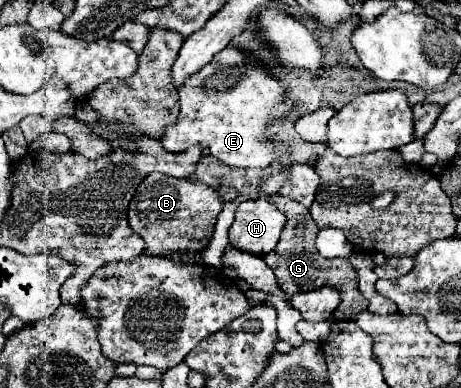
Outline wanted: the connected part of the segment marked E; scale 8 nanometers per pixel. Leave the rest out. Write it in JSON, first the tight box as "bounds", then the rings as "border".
{"bounds":[159,46,293,168],"border":[[[227,46],[219,54],[215,54],[213,60],[195,74],[195,84],[183,84],[179,88],[179,96],[181,96],[181,112],[177,124],[167,126],[159,138],[167,152],[185,152],[187,148],[199,144],[201,148],[207,148],[211,156],[215,156],[217,160],[221,160],[231,168],[267,168],[273,160],[279,160],[283,152],[291,150],[287,144],[269,140],[269,130],[273,118],[287,114],[293,108],[293,104],[287,104],[279,80],[269,76],[267,68],[261,68],[257,60],[249,58],[245,52],[233,46]]]}

